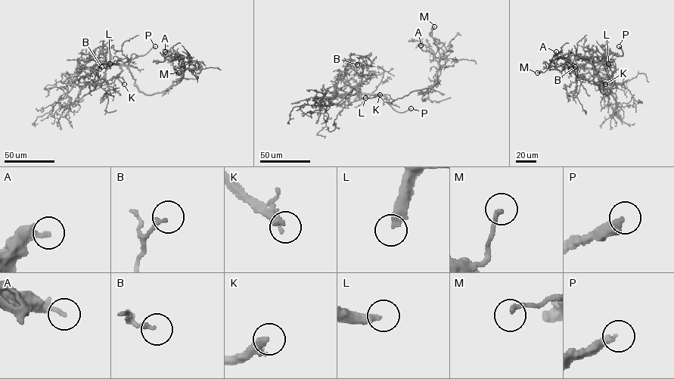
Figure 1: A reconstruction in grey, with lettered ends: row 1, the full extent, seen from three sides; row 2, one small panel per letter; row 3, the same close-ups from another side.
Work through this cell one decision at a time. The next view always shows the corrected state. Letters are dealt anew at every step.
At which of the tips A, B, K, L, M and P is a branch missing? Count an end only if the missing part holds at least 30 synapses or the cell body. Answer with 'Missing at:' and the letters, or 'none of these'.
Missing at: K, L, P

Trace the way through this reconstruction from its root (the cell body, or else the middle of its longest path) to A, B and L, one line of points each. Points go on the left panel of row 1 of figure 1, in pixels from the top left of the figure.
A: (131, 74), (137, 88), (147, 94), (169, 89), (181, 79), (183, 71), (178, 57), (164, 56), (165, 51)
B: (131, 74), (125, 66), (104, 63), (94, 60), (88, 60), (79, 68), (101, 66)
L: (131, 74), (125, 65), (110, 63)

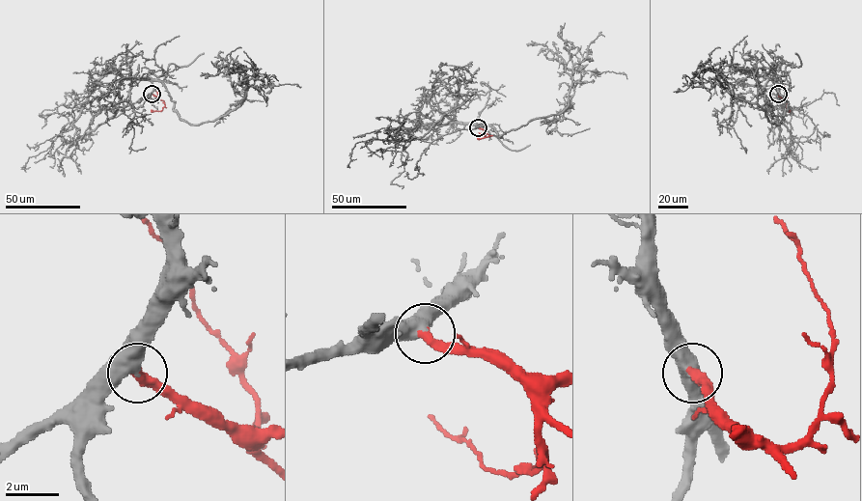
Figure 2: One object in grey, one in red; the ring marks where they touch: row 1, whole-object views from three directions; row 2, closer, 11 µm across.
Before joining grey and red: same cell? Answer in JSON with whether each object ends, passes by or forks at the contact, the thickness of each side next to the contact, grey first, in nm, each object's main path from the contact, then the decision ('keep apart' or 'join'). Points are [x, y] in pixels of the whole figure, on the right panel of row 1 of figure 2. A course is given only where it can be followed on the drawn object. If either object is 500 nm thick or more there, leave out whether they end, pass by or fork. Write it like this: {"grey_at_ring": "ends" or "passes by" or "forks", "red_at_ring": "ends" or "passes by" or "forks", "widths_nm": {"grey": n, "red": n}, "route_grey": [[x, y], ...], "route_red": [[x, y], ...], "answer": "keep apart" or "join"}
{"grey_at_ring": "passes by", "red_at_ring": "ends", "widths_nm": {"grey": 480, "red": 400}, "route_grey": [[778, 94], [776, 81], [788, 102], [774, 125], [757, 103], [723, 88], [721, 73], [722, 86], [729, 87]], "route_red": [[778, 94], [787, 101], [790, 111], [787, 109]], "answer": "join"}

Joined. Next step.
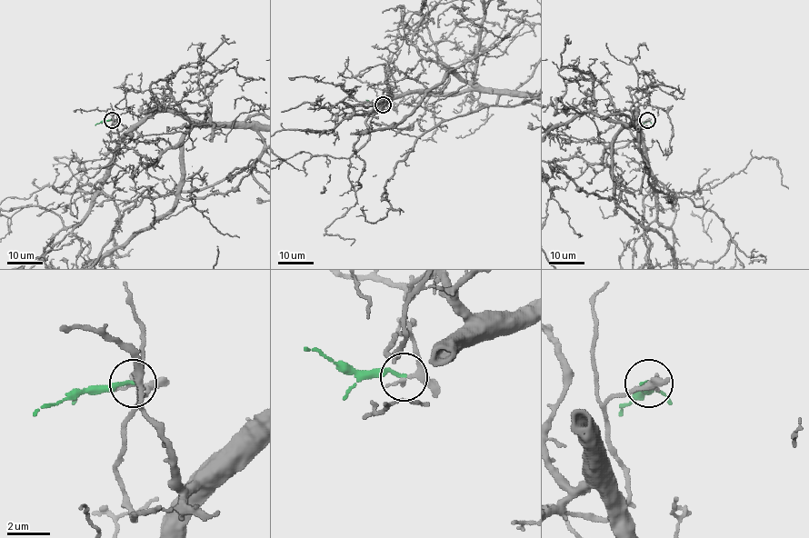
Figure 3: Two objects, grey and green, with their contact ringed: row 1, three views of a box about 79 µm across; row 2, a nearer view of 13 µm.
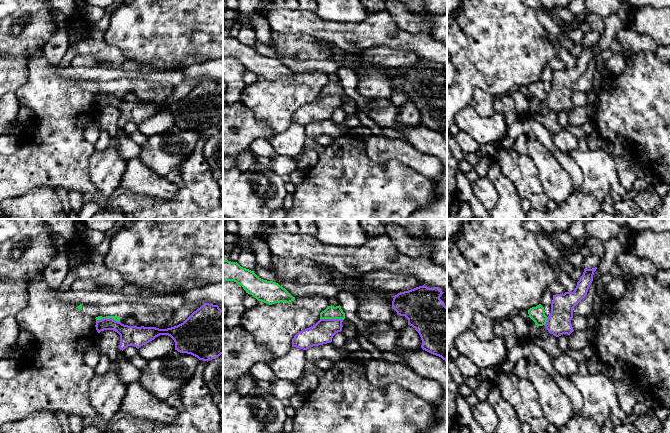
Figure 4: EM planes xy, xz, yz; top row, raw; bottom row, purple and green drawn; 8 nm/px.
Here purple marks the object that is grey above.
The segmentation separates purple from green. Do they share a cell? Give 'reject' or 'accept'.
reject

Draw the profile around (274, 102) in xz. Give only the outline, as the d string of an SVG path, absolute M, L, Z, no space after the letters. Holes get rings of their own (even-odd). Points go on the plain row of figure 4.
M317 70L295 74L290 79L269 81L258 77L255 83L245 86L240 101L278 134L292 124L292 115L299 107L320 96L320 89L328 82L329 75Z

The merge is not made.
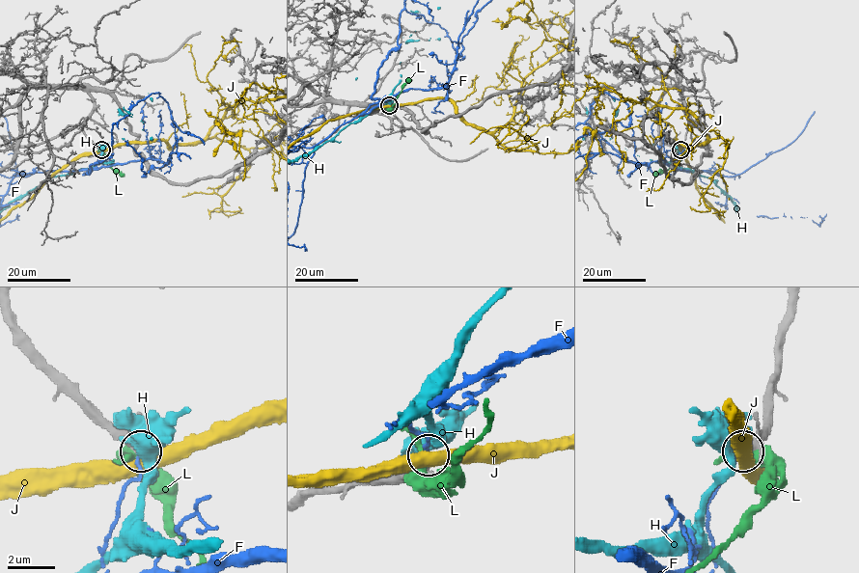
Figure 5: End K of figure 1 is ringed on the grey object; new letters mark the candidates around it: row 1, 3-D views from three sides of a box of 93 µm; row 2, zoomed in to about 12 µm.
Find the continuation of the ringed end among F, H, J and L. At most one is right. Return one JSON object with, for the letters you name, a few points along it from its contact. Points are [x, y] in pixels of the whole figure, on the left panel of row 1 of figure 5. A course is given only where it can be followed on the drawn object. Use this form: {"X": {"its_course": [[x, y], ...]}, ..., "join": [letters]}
{"join": []}

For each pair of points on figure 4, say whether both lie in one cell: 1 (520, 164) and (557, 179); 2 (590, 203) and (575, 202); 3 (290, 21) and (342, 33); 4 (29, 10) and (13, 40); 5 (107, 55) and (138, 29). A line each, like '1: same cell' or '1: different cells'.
1: different cells
2: same cell
3: same cell
4: same cell
5: different cells

